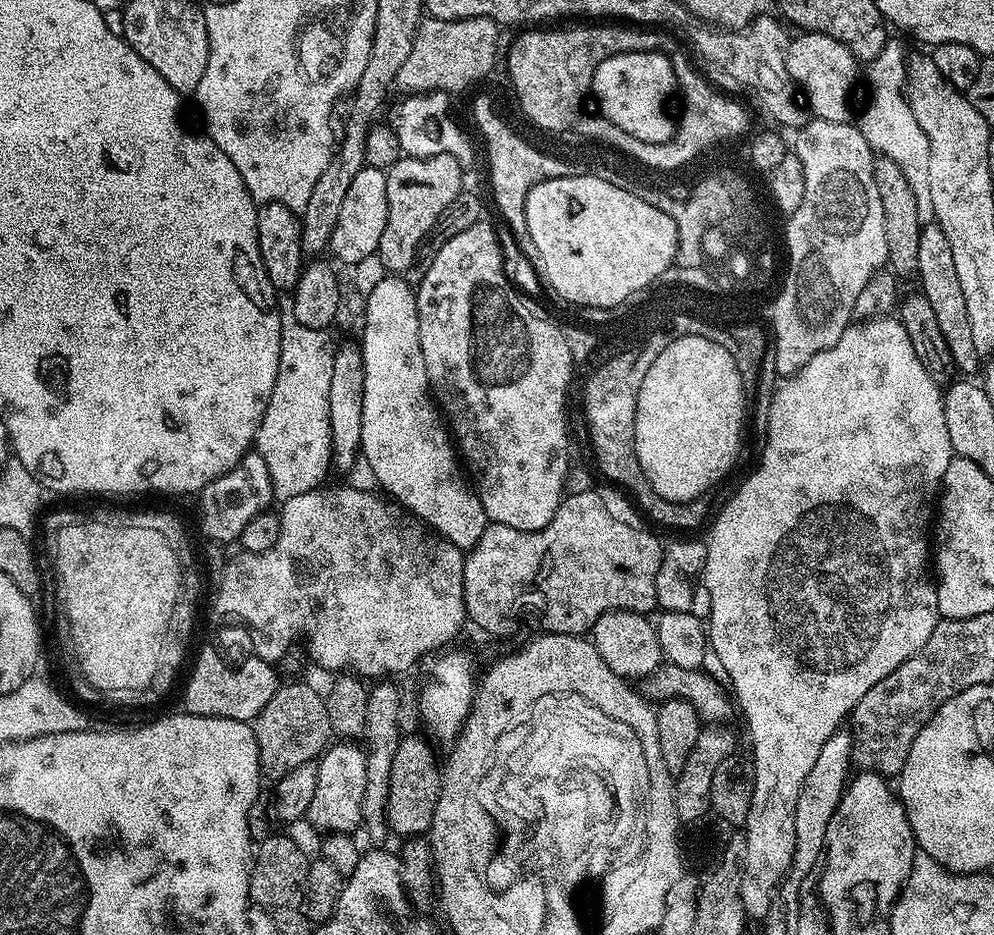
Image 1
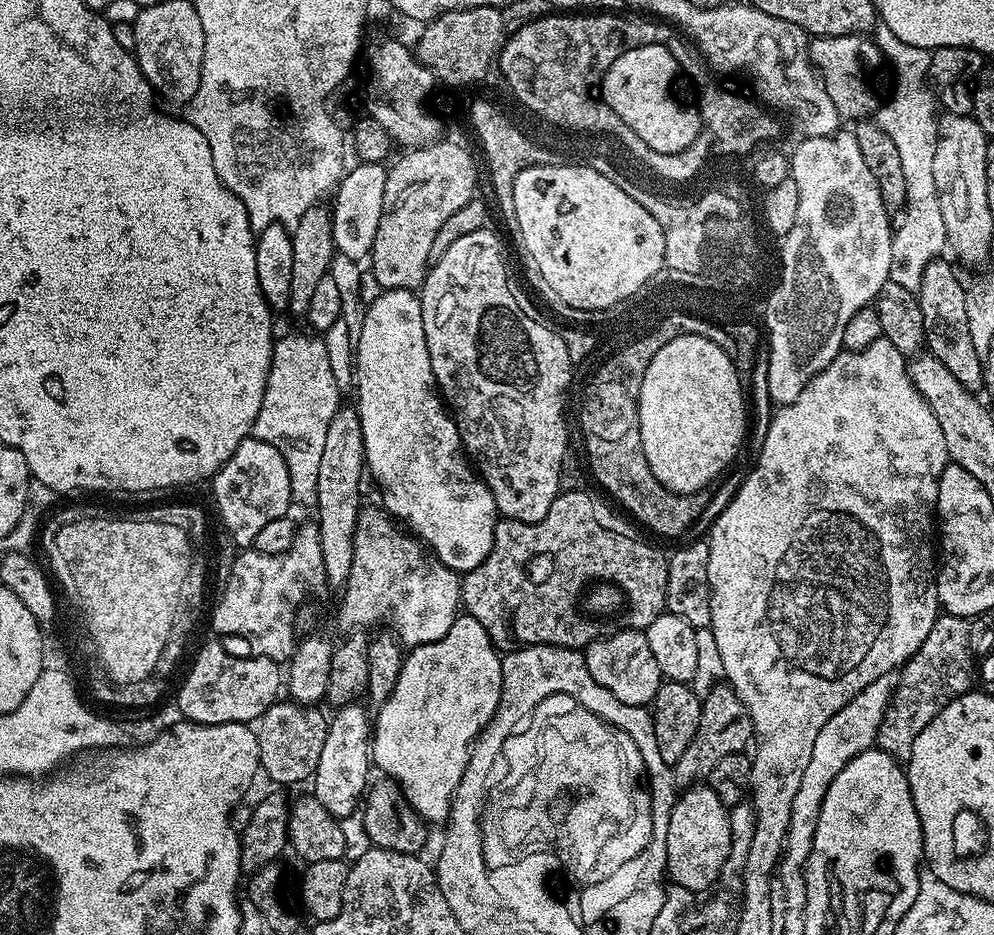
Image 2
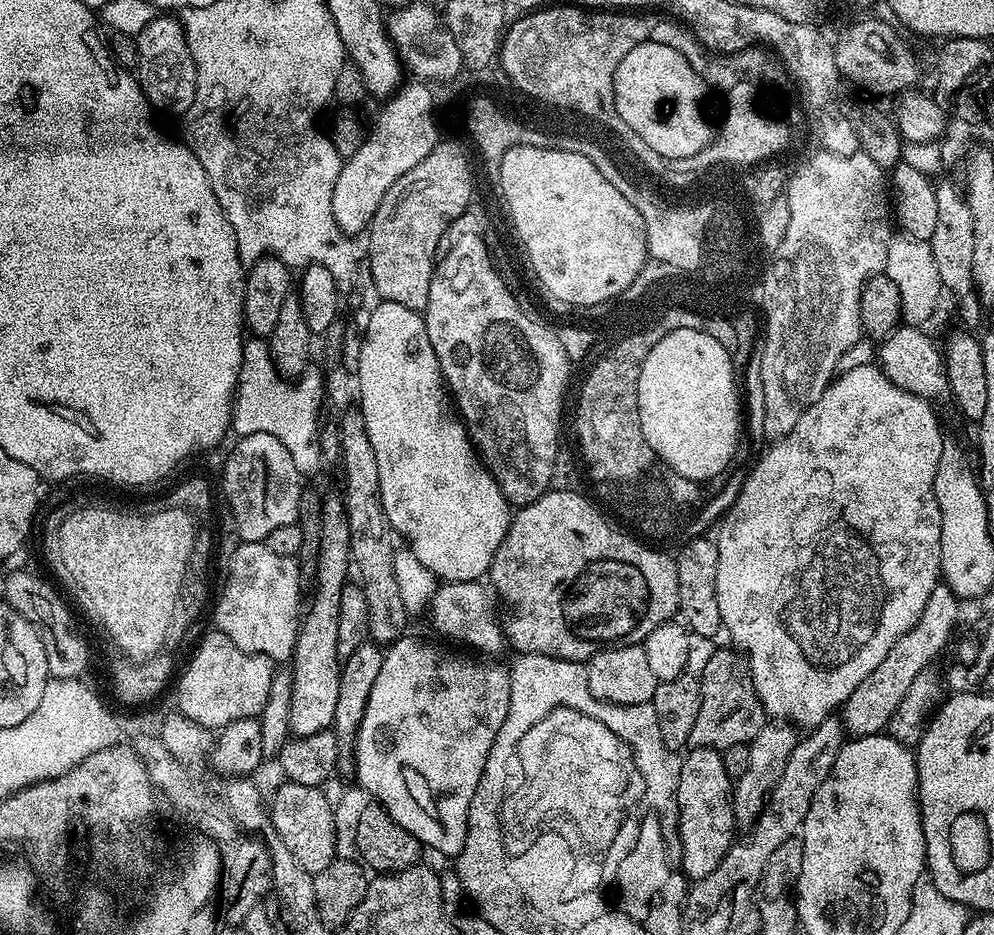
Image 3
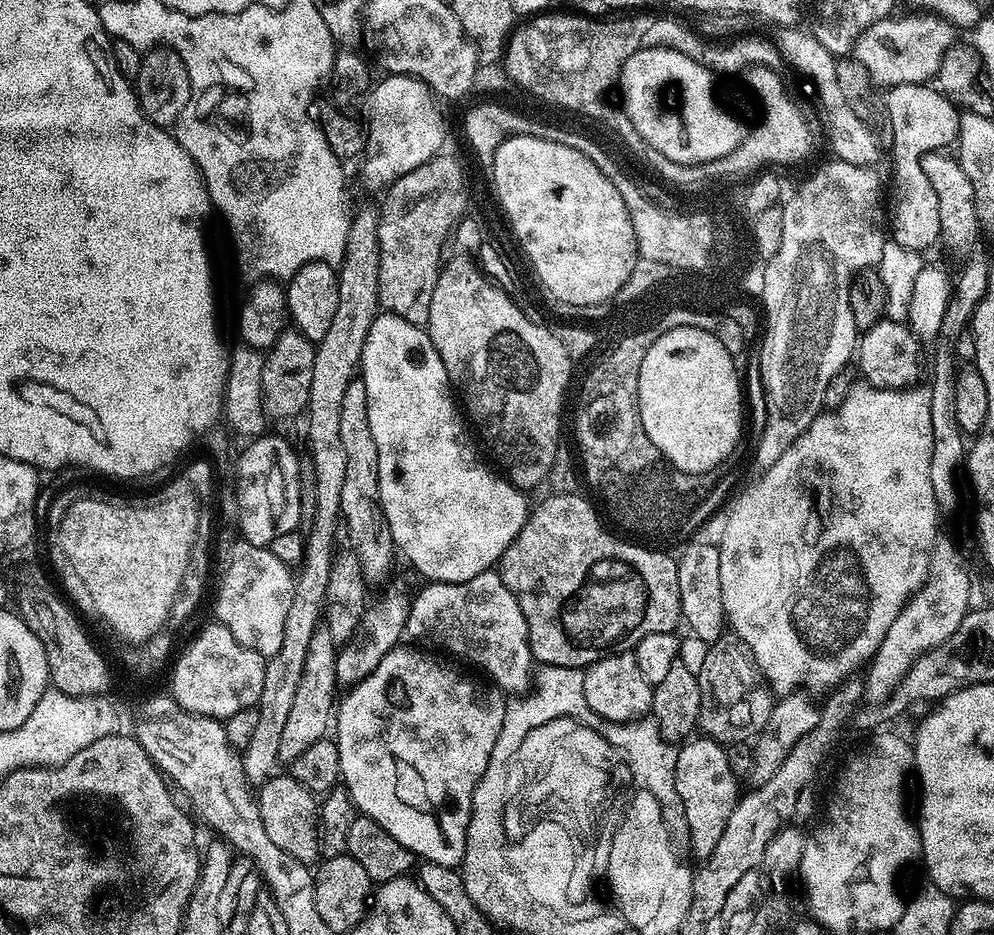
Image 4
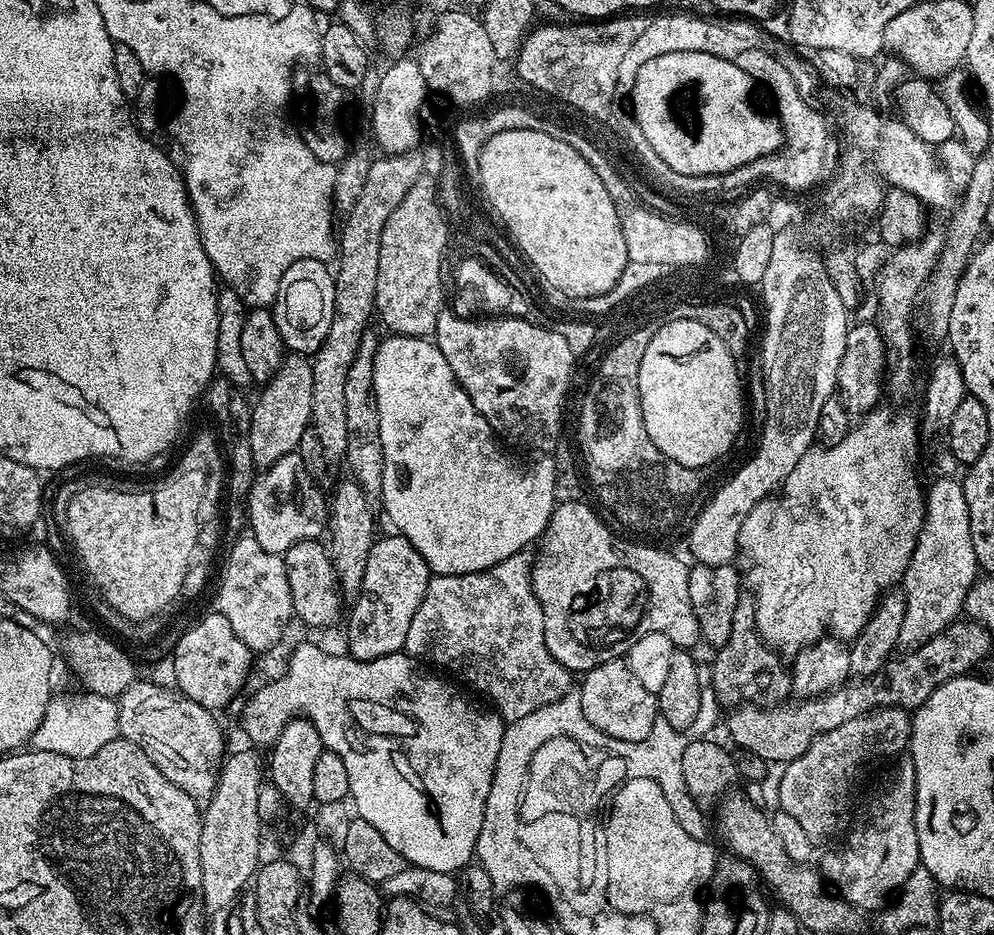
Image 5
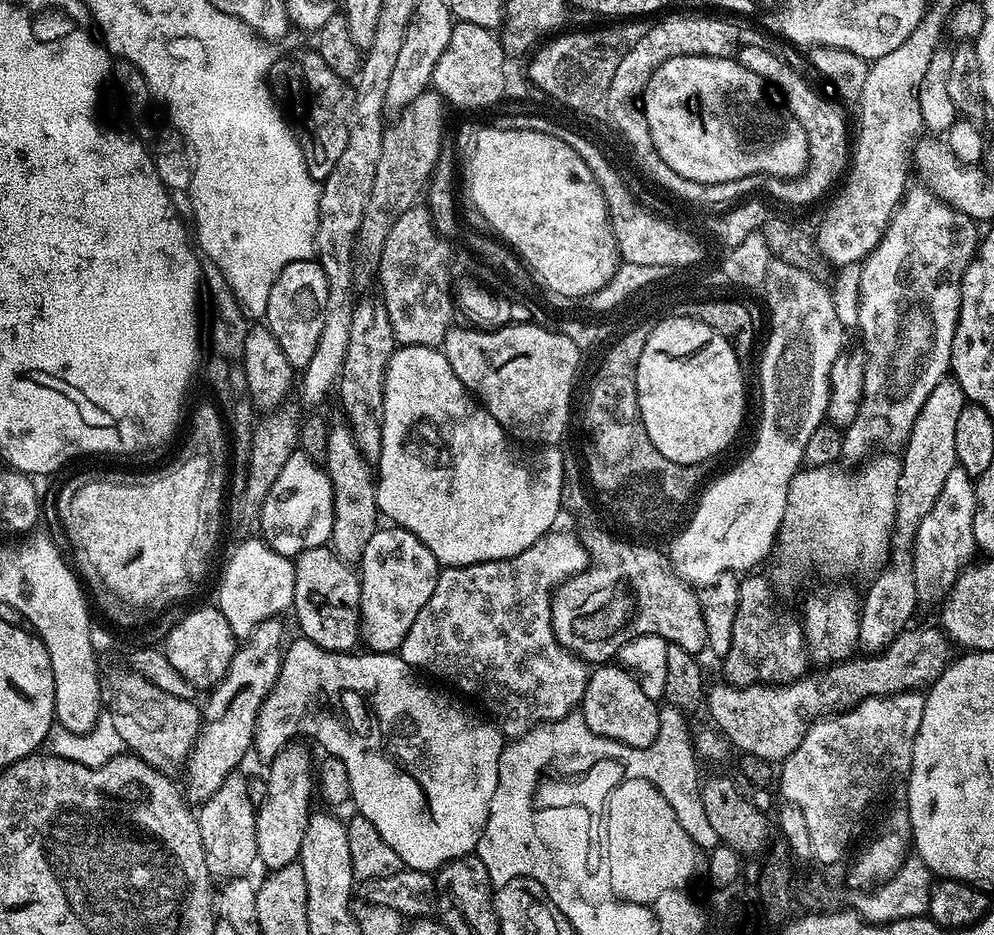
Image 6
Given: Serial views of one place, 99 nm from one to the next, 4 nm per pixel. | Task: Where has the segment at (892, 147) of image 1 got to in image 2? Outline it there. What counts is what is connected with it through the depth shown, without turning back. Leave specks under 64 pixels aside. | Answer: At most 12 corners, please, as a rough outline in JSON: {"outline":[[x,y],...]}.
{"outline":[[885,31],[896,71],[874,119],[906,173],[888,278],[919,293],[948,238],[934,186],[932,53]]}

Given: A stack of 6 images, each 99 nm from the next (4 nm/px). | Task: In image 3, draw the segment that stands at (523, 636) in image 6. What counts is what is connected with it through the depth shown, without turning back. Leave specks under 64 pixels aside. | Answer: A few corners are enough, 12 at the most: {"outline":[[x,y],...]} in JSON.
{"outline":[[475,580],[444,582],[432,628],[477,653],[506,648],[494,596]]}

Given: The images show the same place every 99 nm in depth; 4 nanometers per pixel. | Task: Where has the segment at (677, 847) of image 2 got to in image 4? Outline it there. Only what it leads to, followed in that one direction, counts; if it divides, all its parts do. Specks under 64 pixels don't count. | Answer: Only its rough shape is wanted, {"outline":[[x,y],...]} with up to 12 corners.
{"outline":[[696,736],[675,782],[691,849],[705,860],[740,797],[727,749]]}

